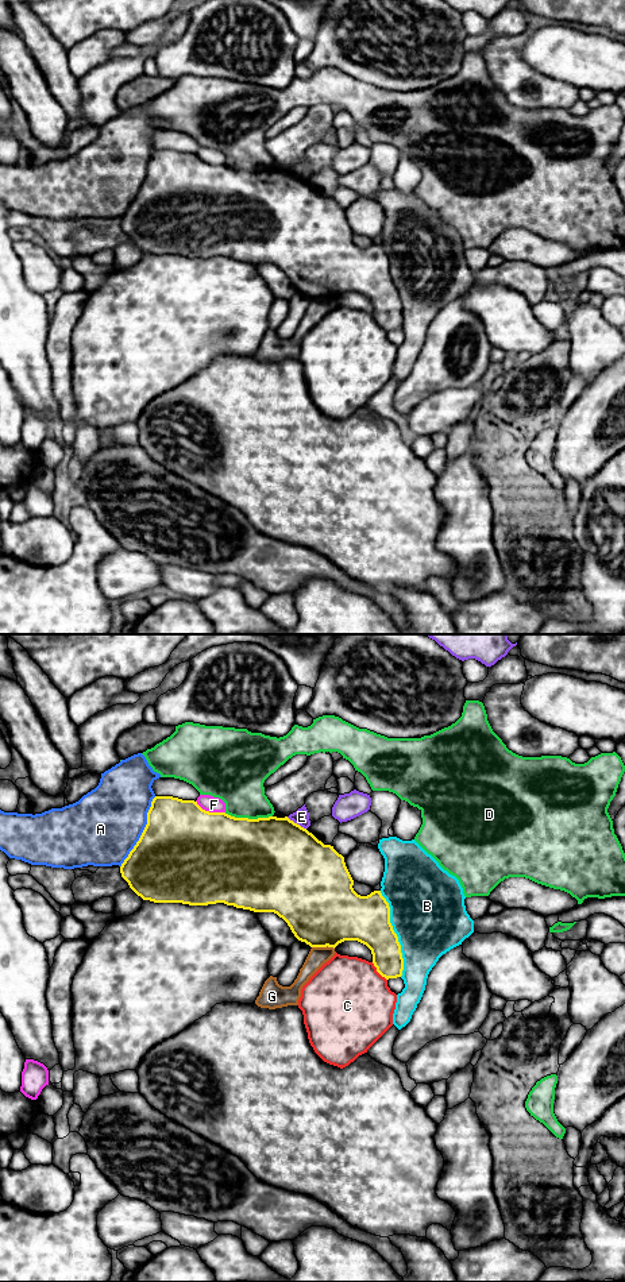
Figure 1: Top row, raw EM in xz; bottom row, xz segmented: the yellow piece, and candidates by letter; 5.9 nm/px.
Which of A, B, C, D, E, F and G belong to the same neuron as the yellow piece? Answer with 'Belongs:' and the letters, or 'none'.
Belongs: none

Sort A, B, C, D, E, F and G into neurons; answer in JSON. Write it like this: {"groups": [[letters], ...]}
{"groups": [["A"], ["B"], ["C"], ["D"], ["E"], ["F"], ["G"]]}

